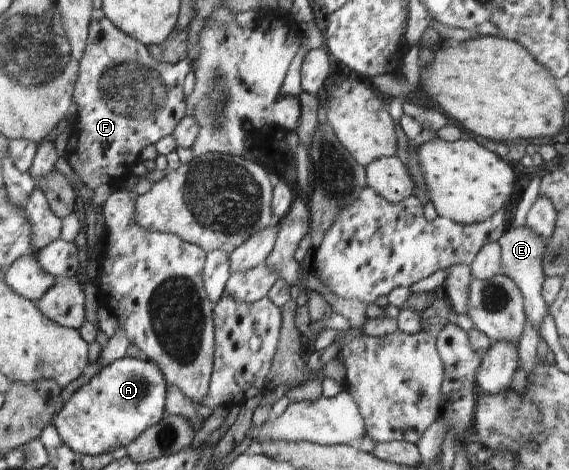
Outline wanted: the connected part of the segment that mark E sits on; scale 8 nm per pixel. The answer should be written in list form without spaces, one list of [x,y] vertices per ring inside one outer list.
[[[527,224],[521,227],[511,227],[498,239],[501,248],[501,267],[499,274],[506,275],[517,285],[524,303],[524,314],[526,321],[533,324],[536,330],[548,313],[548,307],[541,296],[541,285],[546,275],[543,271],[543,258],[546,250],[546,242],[539,237]]]

